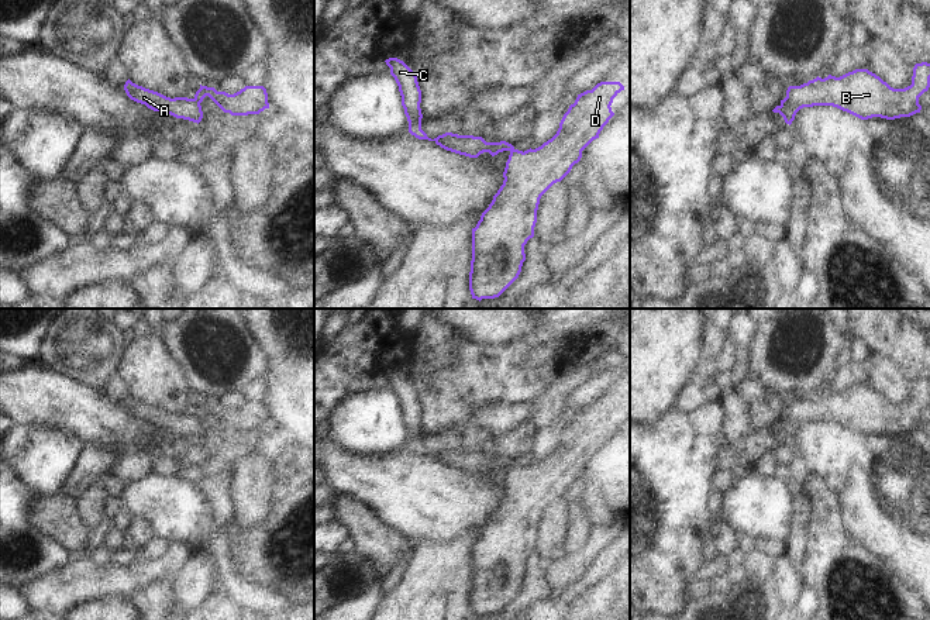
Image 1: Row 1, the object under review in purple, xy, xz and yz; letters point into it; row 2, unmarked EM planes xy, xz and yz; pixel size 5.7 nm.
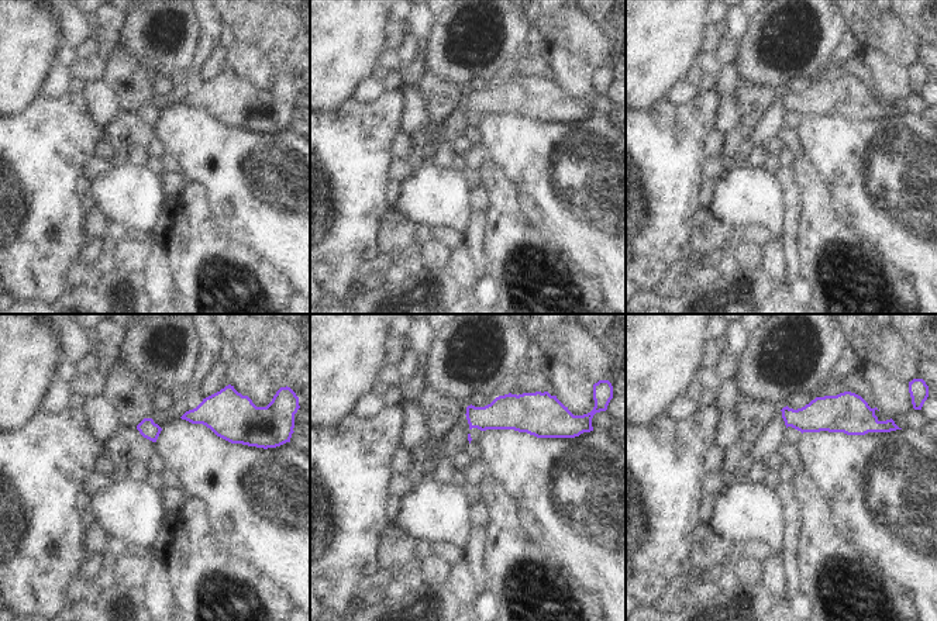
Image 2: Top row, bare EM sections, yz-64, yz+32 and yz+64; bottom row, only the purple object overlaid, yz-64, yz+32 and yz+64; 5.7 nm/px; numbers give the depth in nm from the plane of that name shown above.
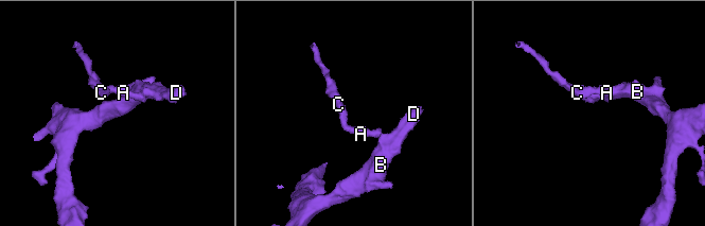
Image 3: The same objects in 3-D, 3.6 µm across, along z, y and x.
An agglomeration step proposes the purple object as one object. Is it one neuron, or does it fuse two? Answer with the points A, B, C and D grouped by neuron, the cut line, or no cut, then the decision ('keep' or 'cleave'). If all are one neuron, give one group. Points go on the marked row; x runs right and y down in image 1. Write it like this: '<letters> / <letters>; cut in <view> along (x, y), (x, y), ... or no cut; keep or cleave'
A C / B D; cut in yz along (785, 97), (798, 110); cleave

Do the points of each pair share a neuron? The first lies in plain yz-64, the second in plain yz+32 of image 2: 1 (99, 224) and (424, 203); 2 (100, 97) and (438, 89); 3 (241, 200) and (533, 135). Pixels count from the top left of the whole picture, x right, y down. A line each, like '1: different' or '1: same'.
1: different
2: different
3: same

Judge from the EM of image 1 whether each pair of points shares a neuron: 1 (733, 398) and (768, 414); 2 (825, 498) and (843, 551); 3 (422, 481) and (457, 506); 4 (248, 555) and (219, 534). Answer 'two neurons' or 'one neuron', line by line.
1: two neurons
2: one neuron
3: one neuron
4: two neurons

